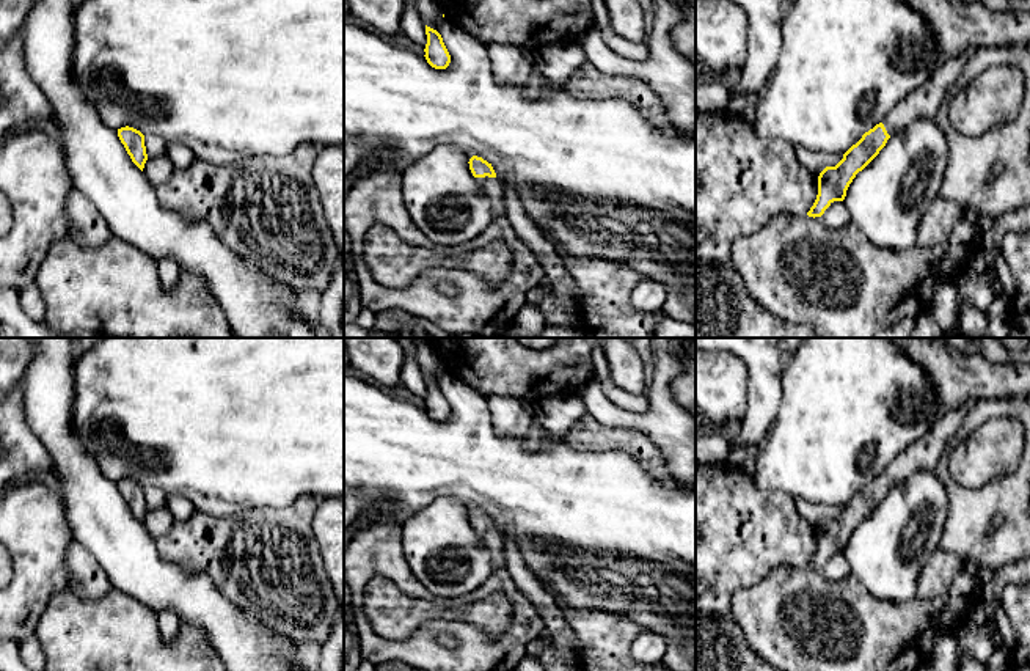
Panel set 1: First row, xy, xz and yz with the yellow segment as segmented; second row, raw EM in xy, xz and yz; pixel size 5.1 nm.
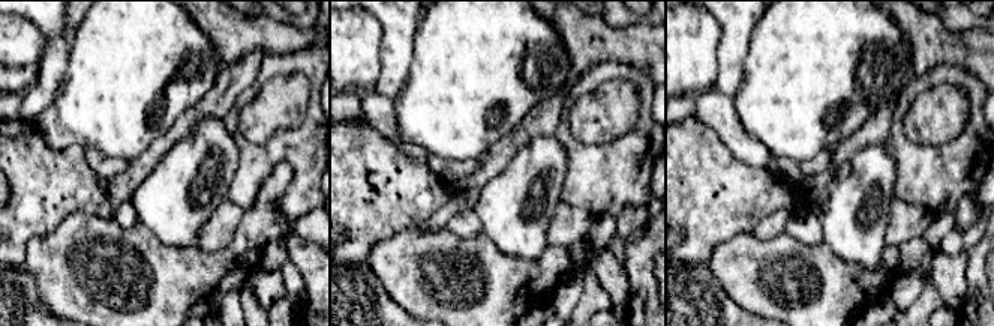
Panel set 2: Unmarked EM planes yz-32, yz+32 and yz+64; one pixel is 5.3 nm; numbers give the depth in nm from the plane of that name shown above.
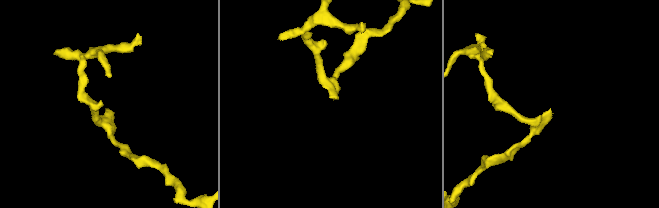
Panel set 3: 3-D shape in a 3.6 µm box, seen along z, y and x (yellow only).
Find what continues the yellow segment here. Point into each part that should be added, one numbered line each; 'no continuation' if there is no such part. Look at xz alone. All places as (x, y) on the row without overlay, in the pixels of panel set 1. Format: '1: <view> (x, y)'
1: xz (492, 539)

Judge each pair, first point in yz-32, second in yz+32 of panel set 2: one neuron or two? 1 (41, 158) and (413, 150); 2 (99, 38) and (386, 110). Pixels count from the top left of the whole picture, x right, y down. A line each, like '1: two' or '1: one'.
1: two
2: two

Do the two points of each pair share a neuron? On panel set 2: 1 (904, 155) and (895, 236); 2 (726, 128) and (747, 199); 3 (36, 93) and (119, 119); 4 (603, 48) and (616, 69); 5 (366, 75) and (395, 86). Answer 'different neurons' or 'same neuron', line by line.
1: different neurons
2: different neurons
3: different neurons
4: different neurons
5: different neurons

